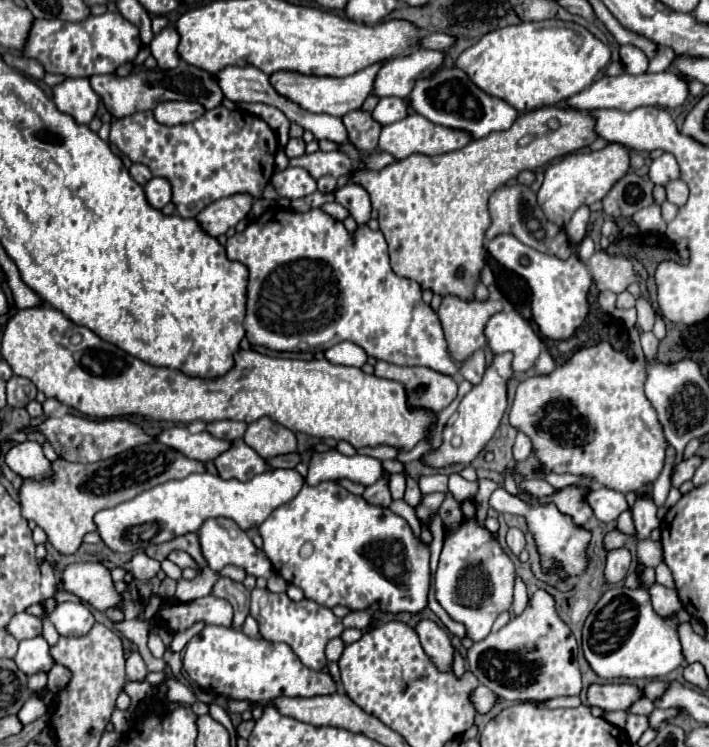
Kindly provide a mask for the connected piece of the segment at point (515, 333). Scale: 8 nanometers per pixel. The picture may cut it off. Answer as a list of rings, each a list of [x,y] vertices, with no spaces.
[[[510,302],[502,313],[496,313],[488,321],[486,337],[494,353],[504,351],[514,353],[512,361],[514,371],[528,371],[530,367],[534,367],[544,347],[542,337],[532,329],[530,322]]]

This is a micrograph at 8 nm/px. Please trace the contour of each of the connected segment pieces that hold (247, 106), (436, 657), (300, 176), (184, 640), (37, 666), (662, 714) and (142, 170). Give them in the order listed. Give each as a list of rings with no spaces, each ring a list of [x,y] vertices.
[[[238,103],[238,107],[242,109],[242,111],[246,111],[246,113],[252,113],[252,115],[256,115],[256,117],[260,117],[260,119],[264,119],[270,127],[272,127],[272,131],[276,133],[276,137],[278,137],[278,143],[284,147],[286,143],[288,143],[288,129],[290,129],[290,121],[288,121],[288,117],[280,111],[280,109],[276,109],[276,107],[272,107],[272,105],[264,105],[264,103]]]
[[[422,619],[418,625],[416,625],[416,633],[420,637],[420,643],[424,647],[424,651],[430,655],[430,659],[438,665],[438,669],[446,671],[452,667],[452,643],[446,635],[446,631],[430,621],[430,619]]]
[[[288,167],[280,175],[272,175],[272,185],[286,199],[300,199],[316,191],[316,179],[302,167]]]
[[[198,622],[185,632],[176,633],[172,639],[172,643],[170,643],[170,651],[174,651],[174,653],[180,653],[180,651],[184,649],[184,645],[187,645],[194,636],[202,631],[202,627],[203,623]]]
[[[34,637],[20,641],[20,649],[14,657],[20,671],[24,671],[28,677],[36,673],[48,673],[54,665],[54,659],[50,655],[50,645],[44,637]]]
[[[654,709],[654,711],[648,715],[648,721],[650,721],[650,727],[652,727],[654,731],[658,731],[662,723],[666,723],[666,721],[670,721],[670,719],[678,717],[678,715],[680,715],[678,709]]]
[[[132,165],[132,167],[130,167],[130,175],[132,175],[132,179],[134,179],[136,183],[140,183],[140,185],[148,183],[148,181],[154,177],[152,171],[148,171],[148,167],[144,167],[144,165]]]

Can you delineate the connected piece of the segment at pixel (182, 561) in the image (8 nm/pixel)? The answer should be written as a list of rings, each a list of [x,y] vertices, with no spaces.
[[[172,551],[172,553],[168,555],[168,559],[174,561],[180,569],[184,569],[184,567],[194,567],[194,569],[198,569],[198,565],[194,563],[194,559],[192,559],[186,551]]]

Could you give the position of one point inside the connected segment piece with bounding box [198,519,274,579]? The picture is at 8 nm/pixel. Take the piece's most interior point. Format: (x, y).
(222, 543)

